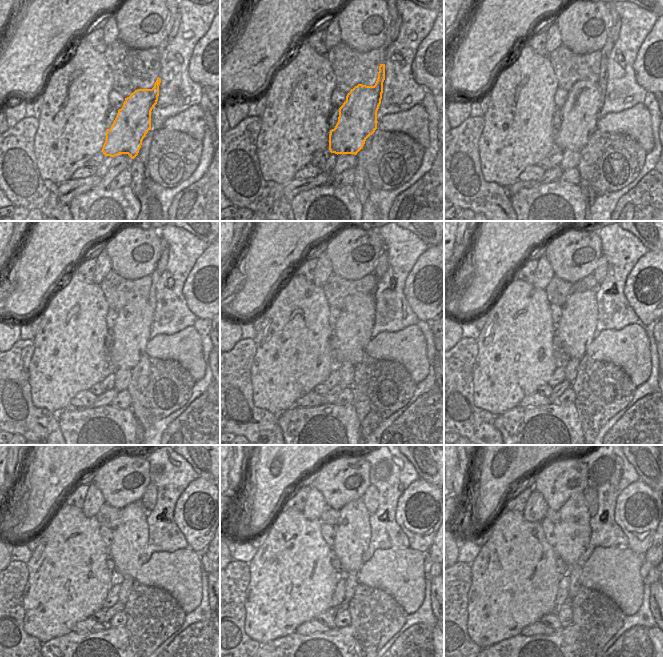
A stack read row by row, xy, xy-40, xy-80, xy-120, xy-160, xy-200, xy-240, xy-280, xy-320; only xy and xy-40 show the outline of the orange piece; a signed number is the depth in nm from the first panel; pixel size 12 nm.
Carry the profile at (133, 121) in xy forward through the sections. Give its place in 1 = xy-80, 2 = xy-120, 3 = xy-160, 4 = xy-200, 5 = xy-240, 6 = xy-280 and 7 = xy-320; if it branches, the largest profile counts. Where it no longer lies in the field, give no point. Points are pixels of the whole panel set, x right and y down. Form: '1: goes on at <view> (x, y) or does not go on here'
1: goes on at xy-80 (580, 113)
2: goes on at xy-120 (131, 332)
3: goes on at xy-160 (352, 332)
4: goes on at xy-200 (576, 327)
5: goes on at xy-240 (130, 537)
6: goes on at xy-280 (352, 531)
7: goes on at xy-320 (572, 532)

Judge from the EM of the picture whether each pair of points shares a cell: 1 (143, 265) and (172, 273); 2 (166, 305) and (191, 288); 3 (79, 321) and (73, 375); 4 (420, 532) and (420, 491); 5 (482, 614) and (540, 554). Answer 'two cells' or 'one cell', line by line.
1: two cells
2: two cells
3: one cell
4: one cell
5: one cell

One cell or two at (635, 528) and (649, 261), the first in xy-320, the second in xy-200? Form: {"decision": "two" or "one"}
{"decision": "one"}

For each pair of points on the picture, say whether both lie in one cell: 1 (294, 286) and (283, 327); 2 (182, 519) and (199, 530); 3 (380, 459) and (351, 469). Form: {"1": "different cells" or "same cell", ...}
{"1": "same cell", "2": "same cell", "3": "different cells"}

